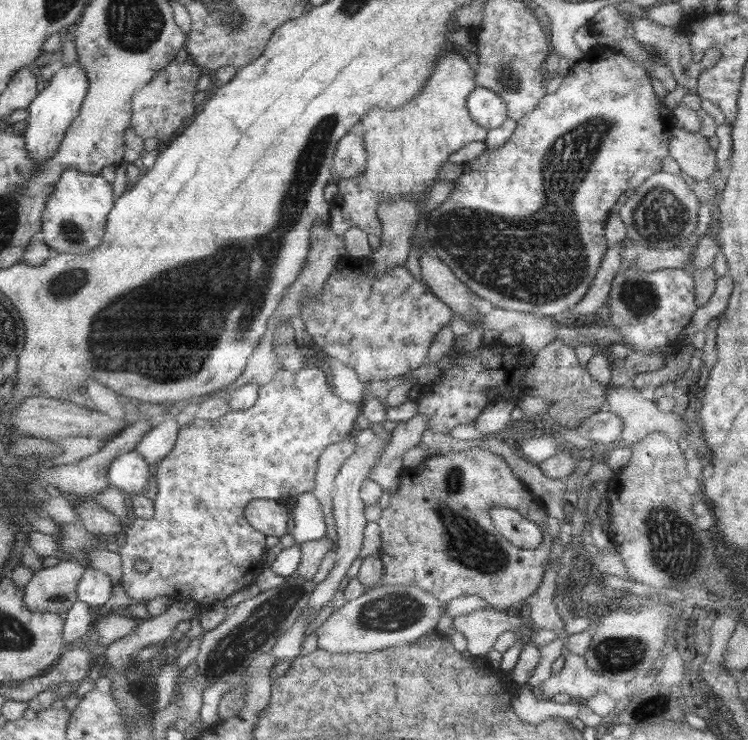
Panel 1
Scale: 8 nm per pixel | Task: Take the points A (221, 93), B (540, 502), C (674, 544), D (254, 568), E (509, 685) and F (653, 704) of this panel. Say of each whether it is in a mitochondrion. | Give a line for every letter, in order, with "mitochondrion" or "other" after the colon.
A: other
B: other
C: mitochondrion
D: other
E: other
F: mitochondrion

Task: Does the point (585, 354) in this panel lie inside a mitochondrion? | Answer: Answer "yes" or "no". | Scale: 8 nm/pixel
no

